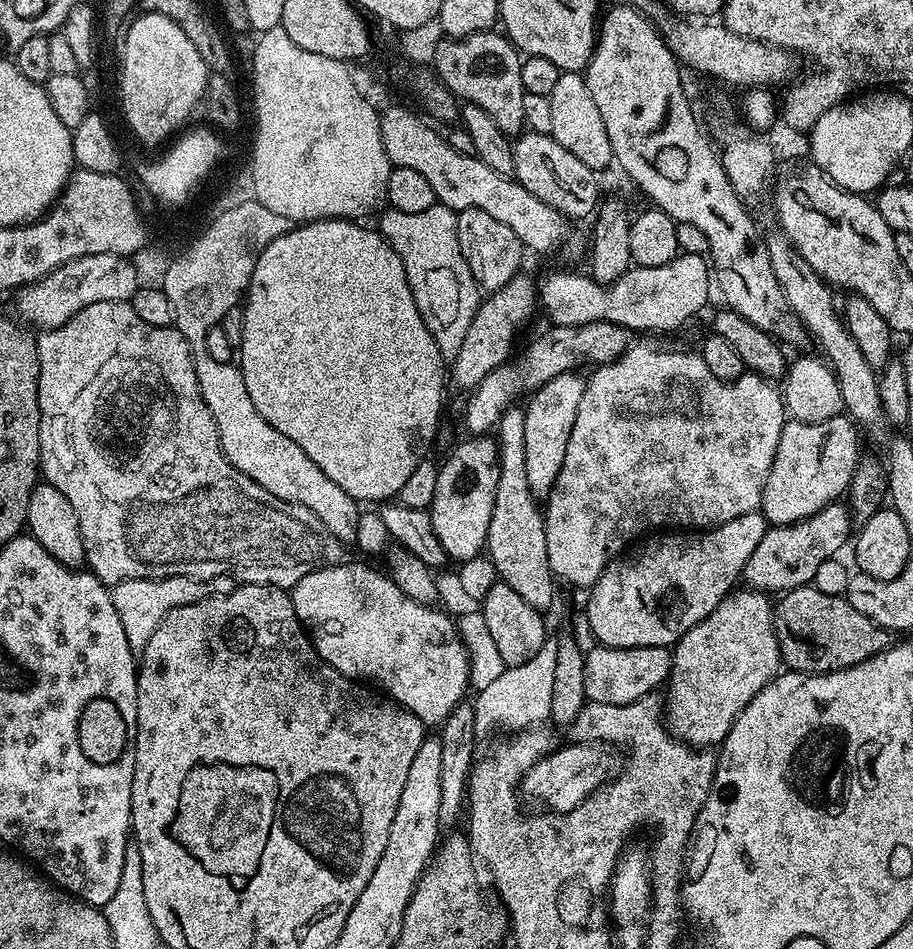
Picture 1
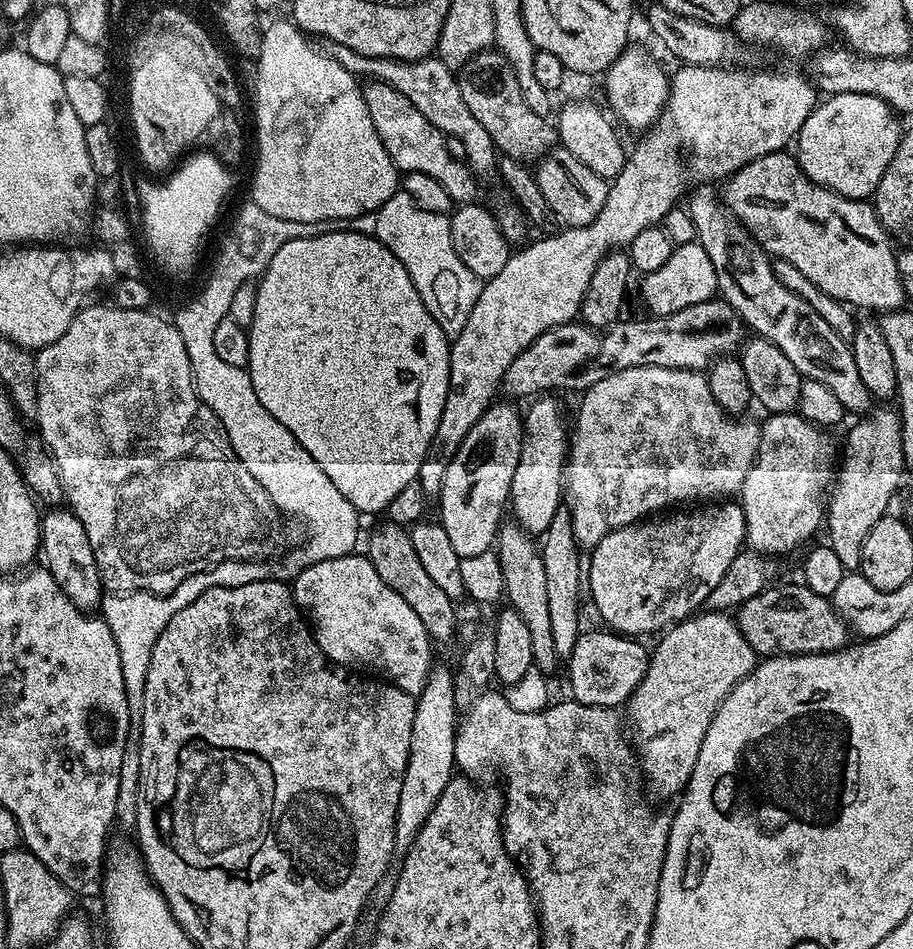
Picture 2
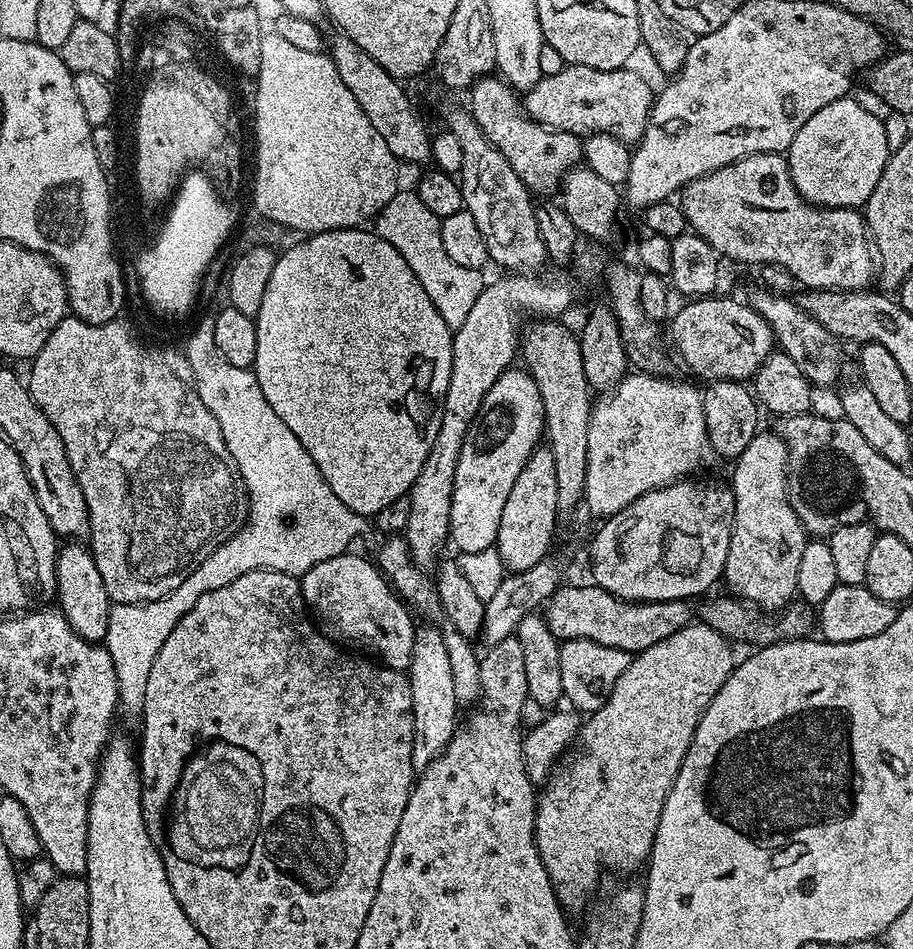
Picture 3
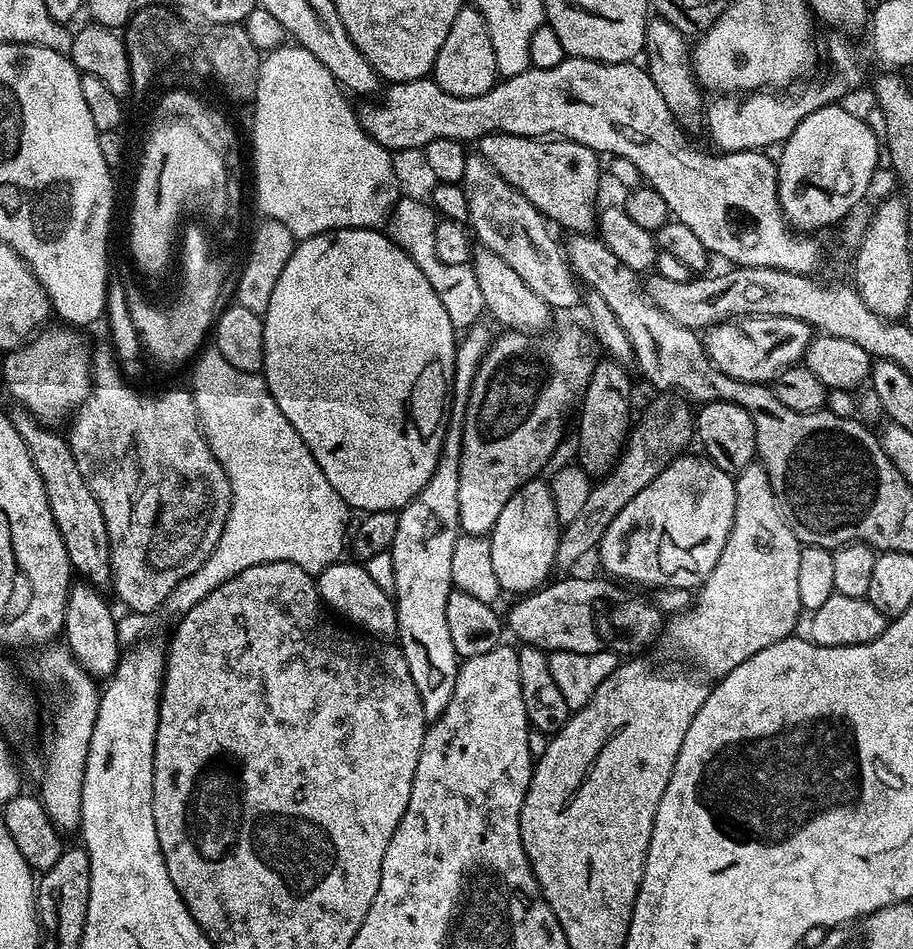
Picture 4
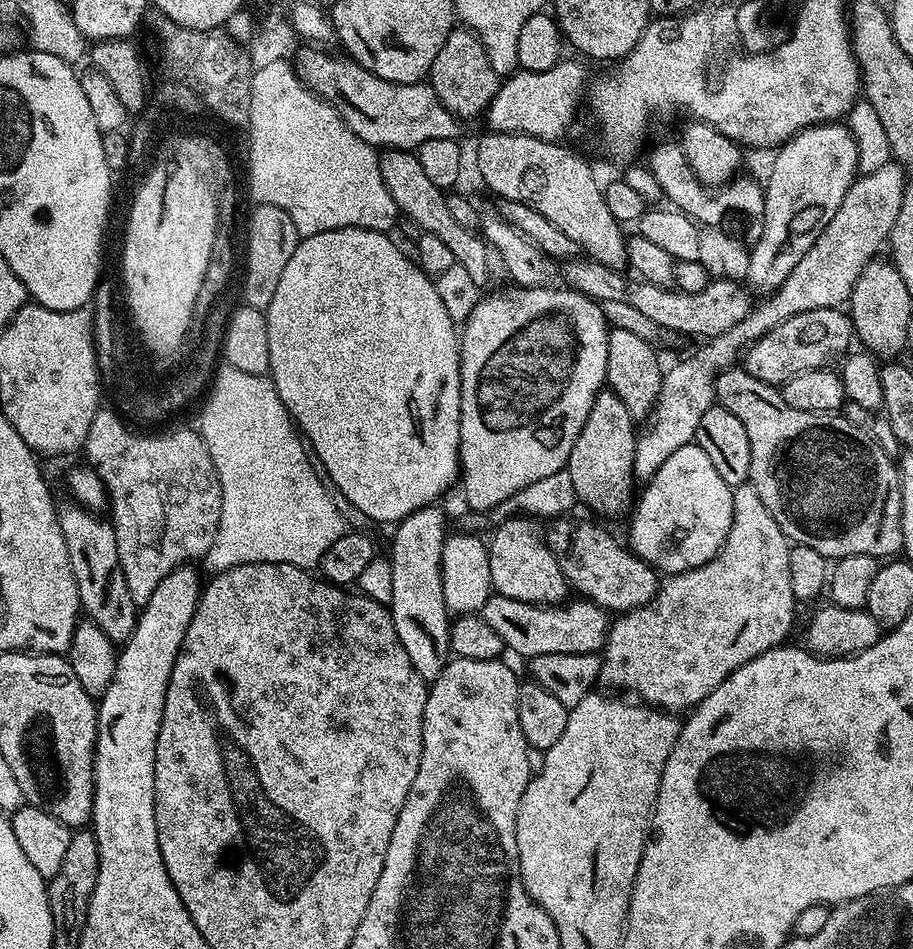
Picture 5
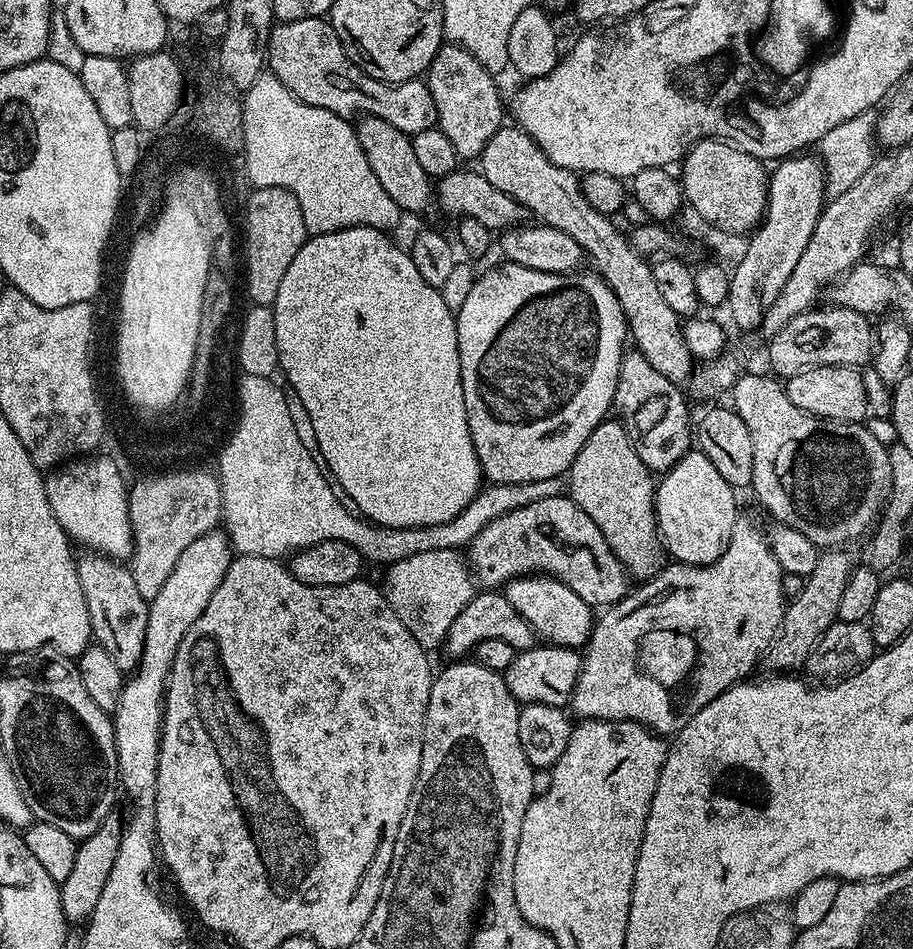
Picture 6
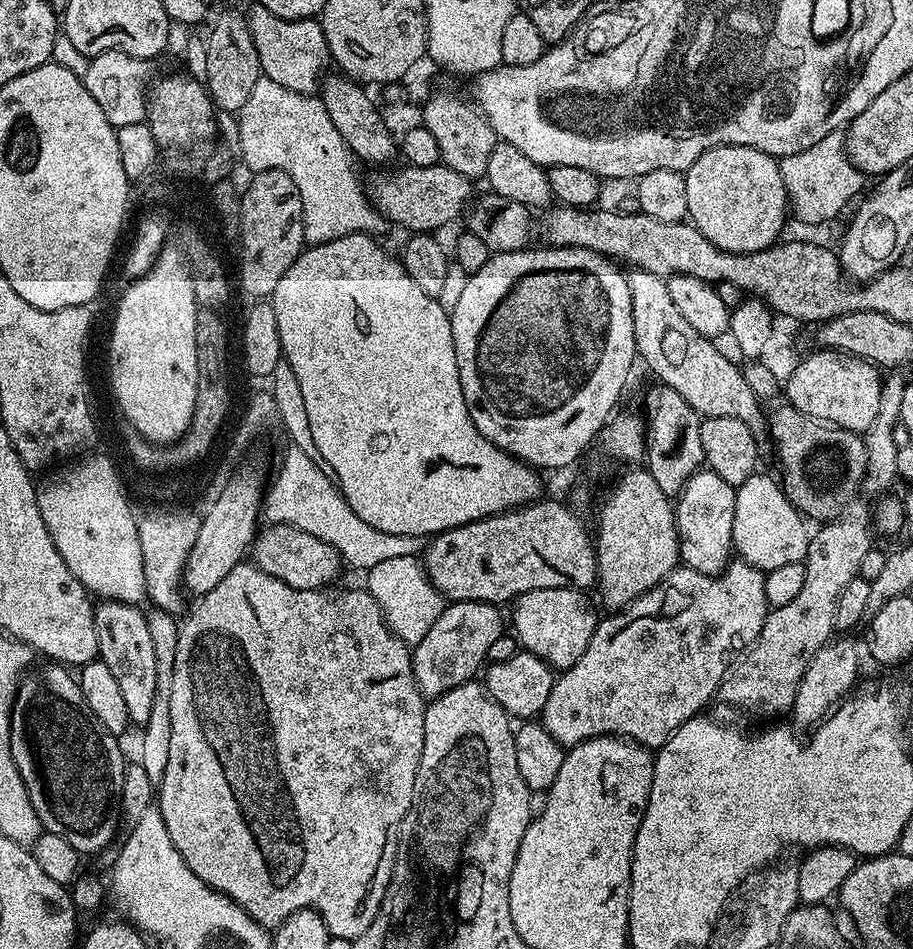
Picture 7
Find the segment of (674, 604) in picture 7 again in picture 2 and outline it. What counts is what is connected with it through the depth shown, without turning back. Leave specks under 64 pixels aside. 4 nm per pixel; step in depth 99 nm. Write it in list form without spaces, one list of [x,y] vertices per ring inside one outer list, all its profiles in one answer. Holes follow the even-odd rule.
[[[774,412],[763,418],[765,420],[760,424],[760,445],[756,451],[756,460],[740,487],[738,503],[746,514],[747,547],[751,551],[780,558],[783,552],[792,552],[799,544],[806,543],[819,528],[821,531],[826,516],[826,489],[834,476],[832,440],[828,437],[831,435],[825,434],[796,412]]]

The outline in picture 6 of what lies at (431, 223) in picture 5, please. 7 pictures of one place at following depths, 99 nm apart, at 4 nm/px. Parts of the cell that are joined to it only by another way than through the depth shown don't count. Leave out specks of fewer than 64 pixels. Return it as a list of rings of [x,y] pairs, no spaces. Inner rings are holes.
[[[373,116],[363,117],[357,123],[356,137],[359,138],[370,170],[373,170],[375,178],[401,211],[414,214],[426,211],[428,203],[431,205],[434,200],[434,184],[415,157],[411,137],[390,122]]]

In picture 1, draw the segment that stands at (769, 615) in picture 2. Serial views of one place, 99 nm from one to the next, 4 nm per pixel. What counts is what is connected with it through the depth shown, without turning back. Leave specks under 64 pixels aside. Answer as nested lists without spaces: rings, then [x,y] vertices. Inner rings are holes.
[[[811,586],[795,588],[783,593],[775,601],[772,621],[778,638],[783,667],[794,672],[837,672],[843,668],[866,662],[866,658],[884,651],[890,644],[888,629],[878,626],[859,610],[854,610],[854,606],[850,606],[847,598],[834,594],[822,594],[822,590]]]

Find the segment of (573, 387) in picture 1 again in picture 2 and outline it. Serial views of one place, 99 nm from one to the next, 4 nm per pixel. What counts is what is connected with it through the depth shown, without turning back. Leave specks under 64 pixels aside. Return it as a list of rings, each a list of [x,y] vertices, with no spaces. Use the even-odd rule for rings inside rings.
[[[541,394],[531,401],[528,409],[523,409],[524,441],[522,450],[518,454],[518,470],[514,470],[512,479],[512,495],[510,497],[510,510],[516,514],[515,521],[521,527],[533,534],[543,534],[548,531],[550,522],[554,522],[554,514],[562,506],[566,496],[566,461],[570,447],[570,438],[567,429],[562,424],[560,404],[555,395]]]

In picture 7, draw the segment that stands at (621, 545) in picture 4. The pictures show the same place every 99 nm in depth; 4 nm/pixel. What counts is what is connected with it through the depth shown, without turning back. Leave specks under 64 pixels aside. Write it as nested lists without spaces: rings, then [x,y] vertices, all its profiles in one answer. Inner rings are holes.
[[[710,470],[696,472],[675,497],[676,529],[680,535],[680,559],[687,567],[698,570],[698,574],[718,576],[728,567],[734,552],[732,523],[735,501],[736,489],[722,482],[722,478],[718,478],[718,474]]]

